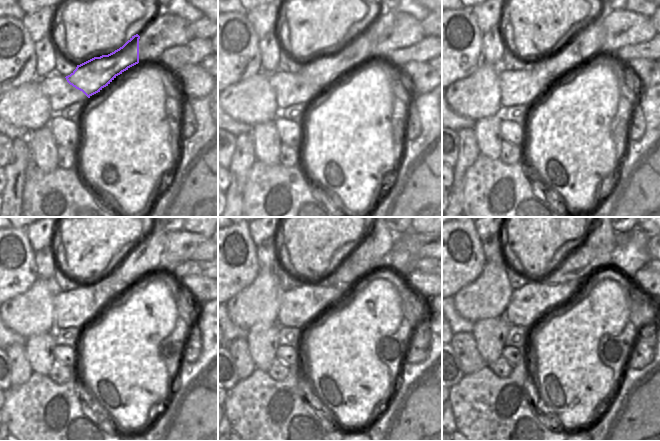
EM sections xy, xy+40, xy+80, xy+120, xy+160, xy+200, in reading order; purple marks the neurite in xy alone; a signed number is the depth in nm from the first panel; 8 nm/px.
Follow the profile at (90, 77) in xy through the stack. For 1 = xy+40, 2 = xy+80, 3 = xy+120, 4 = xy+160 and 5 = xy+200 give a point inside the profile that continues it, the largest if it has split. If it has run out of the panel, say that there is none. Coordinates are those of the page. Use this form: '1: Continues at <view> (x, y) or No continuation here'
1: Continues at xy+40 (323, 70)
2: Continues at xy+80 (588, 39)
3: Continues at xy+120 (144, 257)
4: Continues at xy+160 (375, 245)
5: Continues at xy+200 (598, 237)

